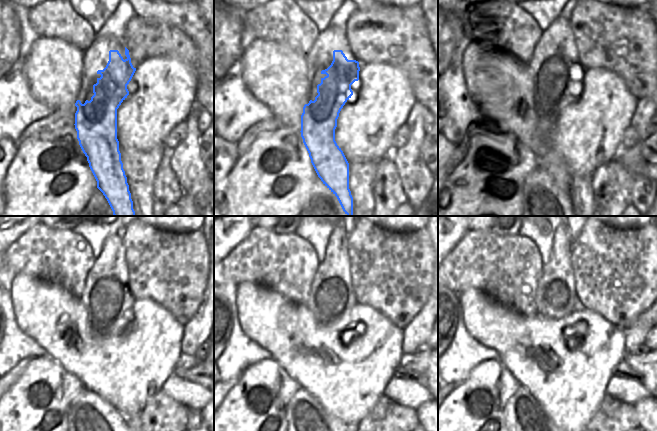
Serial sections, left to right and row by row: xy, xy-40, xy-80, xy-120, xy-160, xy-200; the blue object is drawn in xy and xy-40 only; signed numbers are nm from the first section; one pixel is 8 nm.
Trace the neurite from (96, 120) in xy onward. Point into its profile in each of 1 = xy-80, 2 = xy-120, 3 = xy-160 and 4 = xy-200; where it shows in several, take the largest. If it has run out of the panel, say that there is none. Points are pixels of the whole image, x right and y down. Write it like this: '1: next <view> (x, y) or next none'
1: next xy-80 (566, 73)
2: next xy-120 (118, 298)
3: next xy-160 (341, 299)
4: next xy-200 (562, 300)

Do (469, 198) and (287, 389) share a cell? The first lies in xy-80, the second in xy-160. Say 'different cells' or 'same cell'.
same cell

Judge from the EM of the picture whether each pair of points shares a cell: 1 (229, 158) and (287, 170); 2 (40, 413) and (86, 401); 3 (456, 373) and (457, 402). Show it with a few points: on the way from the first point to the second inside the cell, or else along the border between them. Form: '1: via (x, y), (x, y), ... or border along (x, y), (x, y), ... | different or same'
1: border along (240, 157), (226, 181) | different
2: border along (84, 389), (71, 401), (67, 409), (66, 420) | different
3: border along (478, 365), (462, 383) | different

